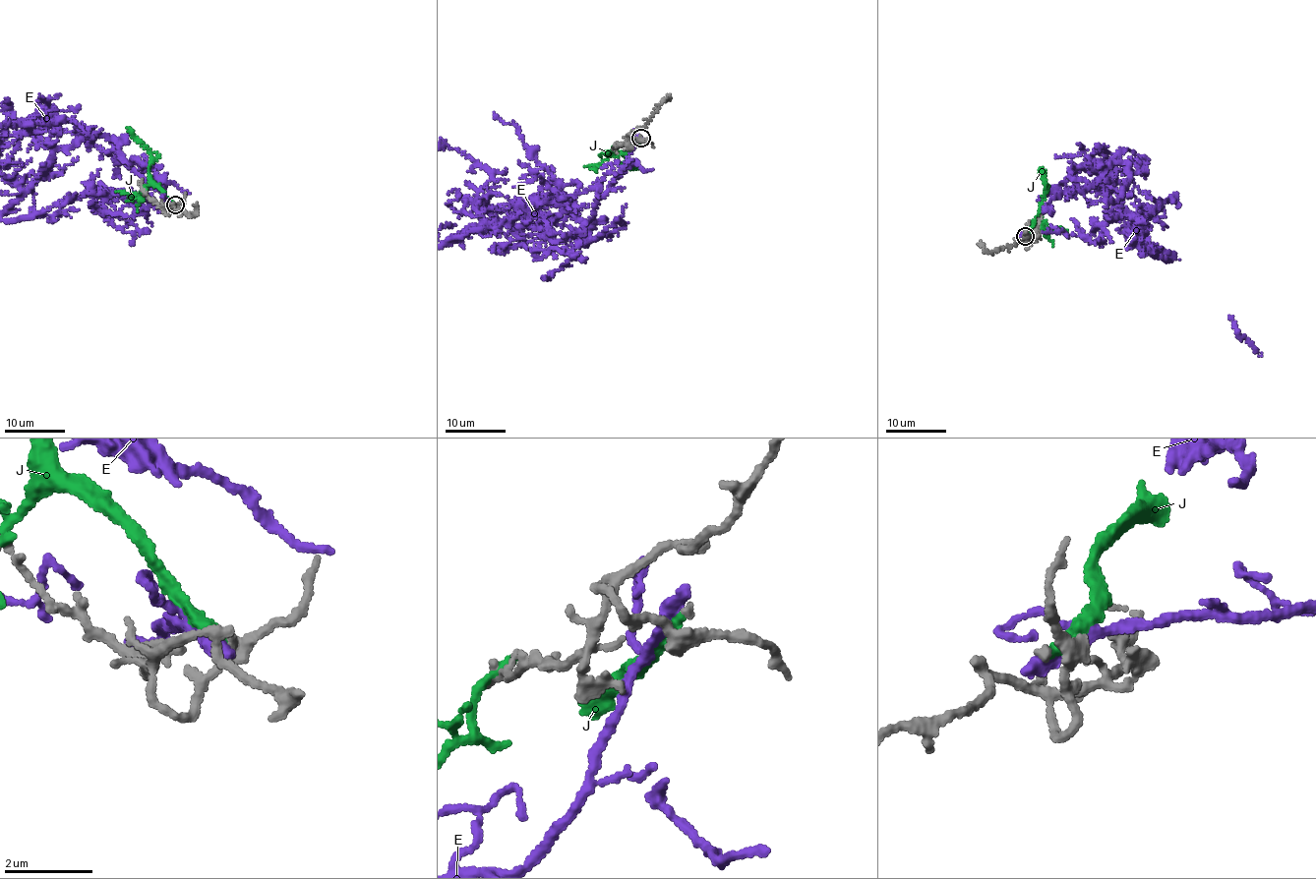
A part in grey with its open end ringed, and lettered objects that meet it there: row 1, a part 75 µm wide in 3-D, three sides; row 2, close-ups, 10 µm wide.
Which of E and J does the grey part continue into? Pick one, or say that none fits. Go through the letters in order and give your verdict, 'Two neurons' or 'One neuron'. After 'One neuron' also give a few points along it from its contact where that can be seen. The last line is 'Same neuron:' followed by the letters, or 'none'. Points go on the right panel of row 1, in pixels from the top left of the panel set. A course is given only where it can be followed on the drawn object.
E: Two neurons
J: Two neurons
Same neuron: none

